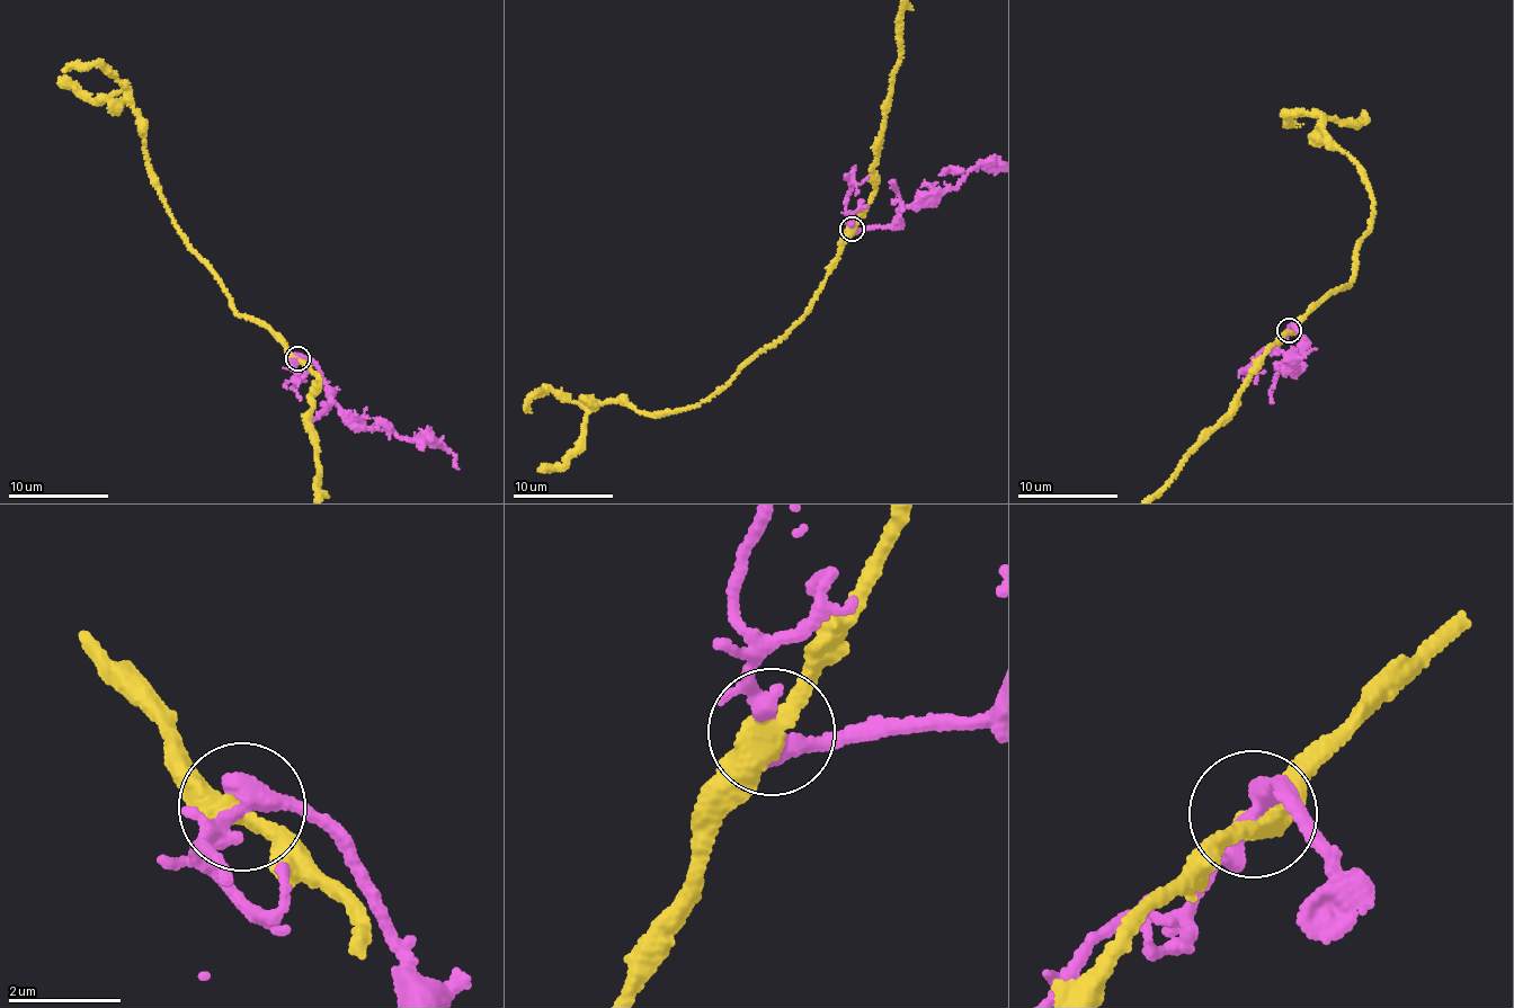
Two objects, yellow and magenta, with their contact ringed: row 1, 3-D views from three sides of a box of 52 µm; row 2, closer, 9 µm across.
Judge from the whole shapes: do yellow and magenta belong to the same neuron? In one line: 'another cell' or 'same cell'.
another cell

